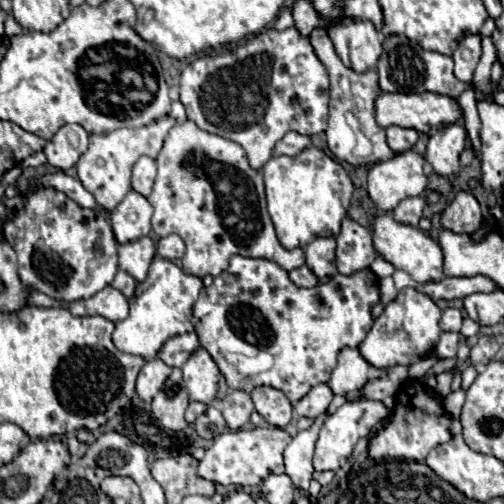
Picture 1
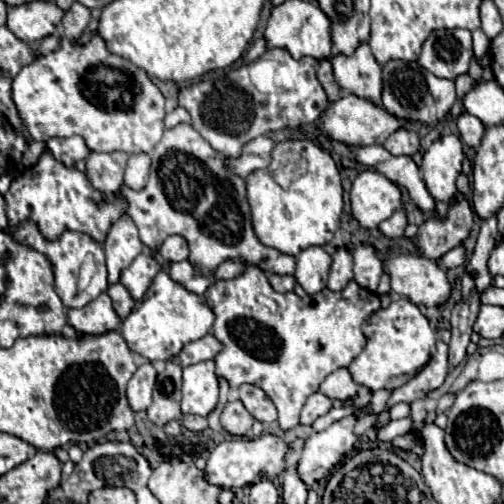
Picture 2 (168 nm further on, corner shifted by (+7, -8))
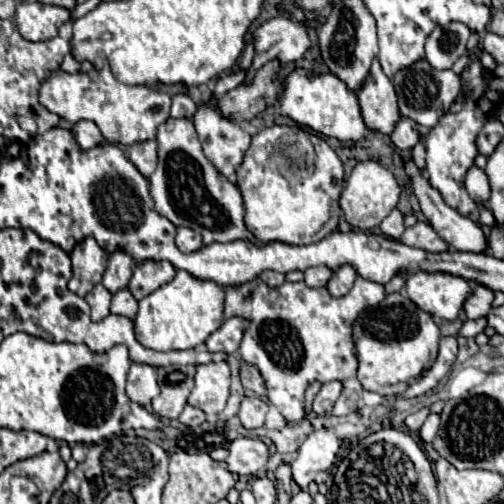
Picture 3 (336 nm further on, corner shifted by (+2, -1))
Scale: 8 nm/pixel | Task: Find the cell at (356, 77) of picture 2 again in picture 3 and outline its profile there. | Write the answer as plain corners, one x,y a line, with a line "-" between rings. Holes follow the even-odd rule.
374,59
364,87
358,91
360,111
366,127
380,135
390,135
400,119
398,101
392,81
384,75
378,59

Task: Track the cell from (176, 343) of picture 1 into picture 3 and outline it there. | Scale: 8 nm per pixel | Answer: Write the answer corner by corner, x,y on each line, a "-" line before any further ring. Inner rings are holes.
242,317
226,319
222,323
222,327
208,337
208,341
206,341
208,351
224,351
228,355
238,351
240,341
242,341
242,333
246,331
246,325
250,325
250,321
246,321

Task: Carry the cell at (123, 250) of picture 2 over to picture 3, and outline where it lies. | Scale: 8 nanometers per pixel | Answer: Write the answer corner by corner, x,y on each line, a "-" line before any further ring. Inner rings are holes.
126,251
112,253
110,261
108,261
108,267
106,267
106,273
104,273
104,279
102,279
102,285
110,293
116,293
118,289
124,289
130,281
132,267
134,267
134,261

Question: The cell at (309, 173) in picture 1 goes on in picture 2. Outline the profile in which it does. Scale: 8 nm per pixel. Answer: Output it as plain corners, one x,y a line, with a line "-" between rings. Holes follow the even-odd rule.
311,140
279,142
271,164
247,178
247,200
257,238
281,254
297,256
309,246
325,246
339,228
343,212
339,170
331,154

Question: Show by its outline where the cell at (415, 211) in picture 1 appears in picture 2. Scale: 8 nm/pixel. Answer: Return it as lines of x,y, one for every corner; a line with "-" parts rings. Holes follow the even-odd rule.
397,210
391,218
387,218
385,222
379,224
379,230
387,238
401,238
405,228
407,228
407,214
405,214
405,210

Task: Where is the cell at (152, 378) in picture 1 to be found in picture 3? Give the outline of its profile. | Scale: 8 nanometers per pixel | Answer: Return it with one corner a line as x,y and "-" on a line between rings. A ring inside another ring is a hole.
132,363
128,371
126,393
134,403
142,407
150,407
150,401
160,393
156,383
156,369
150,365

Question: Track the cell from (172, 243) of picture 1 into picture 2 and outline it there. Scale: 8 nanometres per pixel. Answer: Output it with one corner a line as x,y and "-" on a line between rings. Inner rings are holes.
169,236
159,248
159,256
169,264
171,262
183,262
183,260
187,260
189,250
187,250
187,244
181,236

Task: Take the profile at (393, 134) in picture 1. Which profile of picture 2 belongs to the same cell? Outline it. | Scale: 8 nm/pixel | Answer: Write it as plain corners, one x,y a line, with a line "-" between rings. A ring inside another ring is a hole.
401,128
385,140
385,150
393,156
413,156
419,150
419,134
415,130

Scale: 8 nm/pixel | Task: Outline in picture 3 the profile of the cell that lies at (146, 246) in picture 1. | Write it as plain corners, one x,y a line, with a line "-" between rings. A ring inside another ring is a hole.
146,261
134,267
134,275
130,279
128,291
140,301
142,297
148,297
154,293
154,289
160,289
166,285
166,281
174,279
176,269
170,261

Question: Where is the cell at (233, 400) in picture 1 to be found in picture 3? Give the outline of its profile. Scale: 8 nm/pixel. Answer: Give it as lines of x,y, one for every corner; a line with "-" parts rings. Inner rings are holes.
248,395
240,405
238,417
246,429
258,429
264,425
266,413
268,413
268,403
256,395

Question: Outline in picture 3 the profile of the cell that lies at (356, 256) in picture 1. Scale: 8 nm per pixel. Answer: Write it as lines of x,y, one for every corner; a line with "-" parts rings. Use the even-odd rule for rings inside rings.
344,265
338,271
334,271
334,275
328,281
326,289
328,289
328,293
332,297
342,297
342,295
346,295
352,289
354,279
356,279
356,271
350,265

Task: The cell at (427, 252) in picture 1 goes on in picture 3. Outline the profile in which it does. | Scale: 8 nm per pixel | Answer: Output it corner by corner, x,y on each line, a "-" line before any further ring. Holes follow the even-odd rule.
416,271
416,273
408,273
406,277
406,293
422,311
446,321
454,321
460,315
464,301
472,295
472,285
462,277
454,277
446,273

